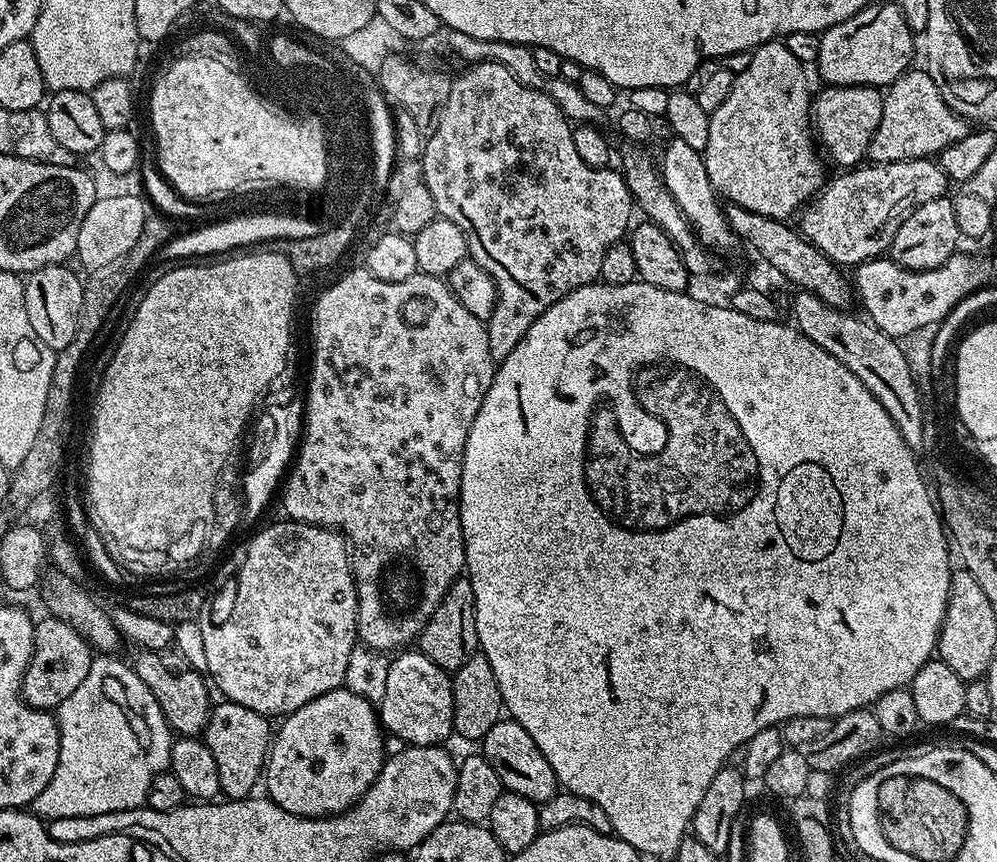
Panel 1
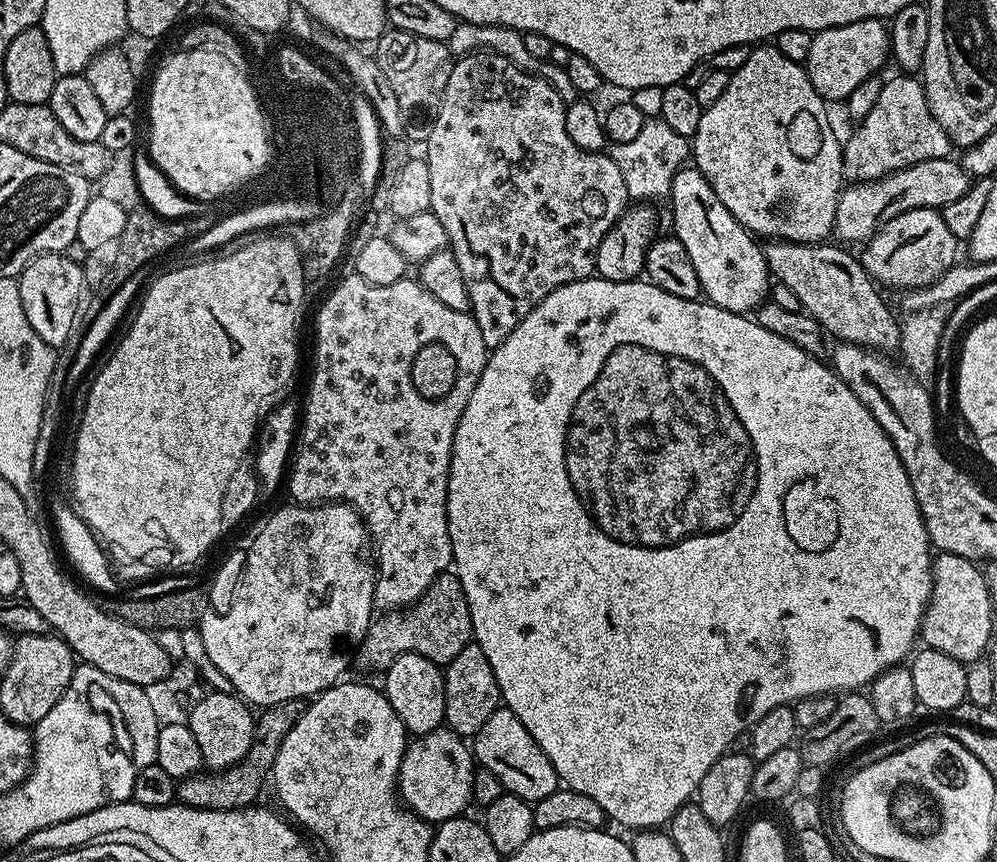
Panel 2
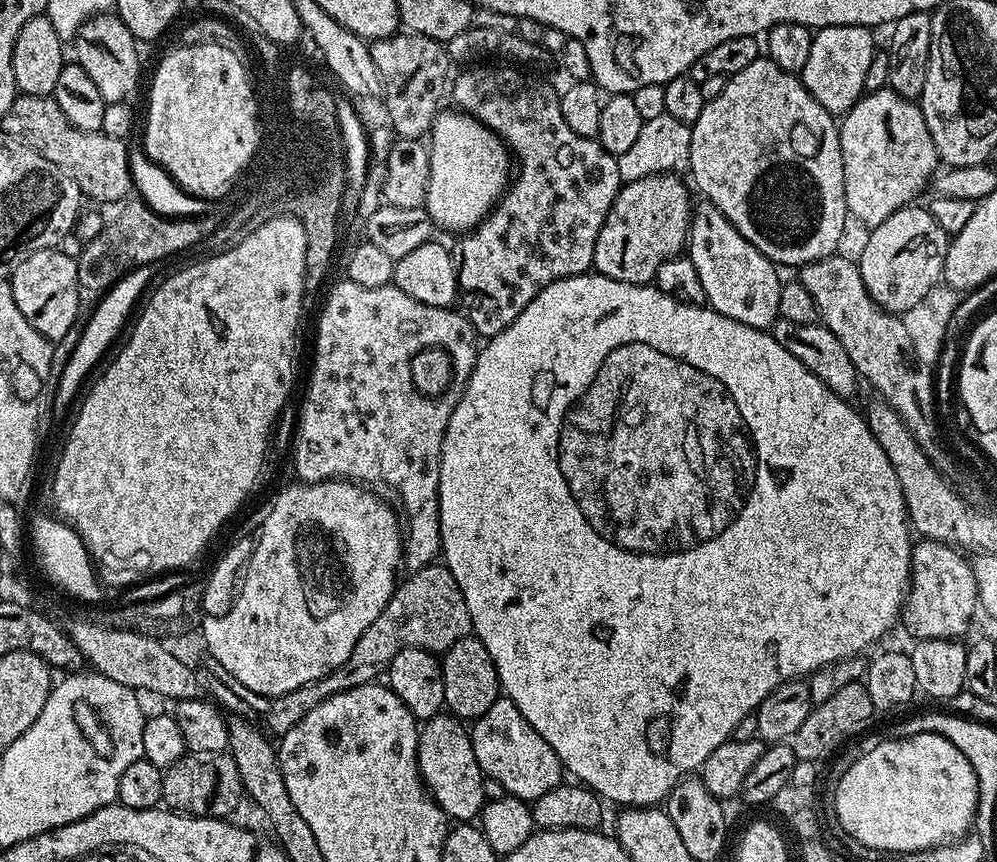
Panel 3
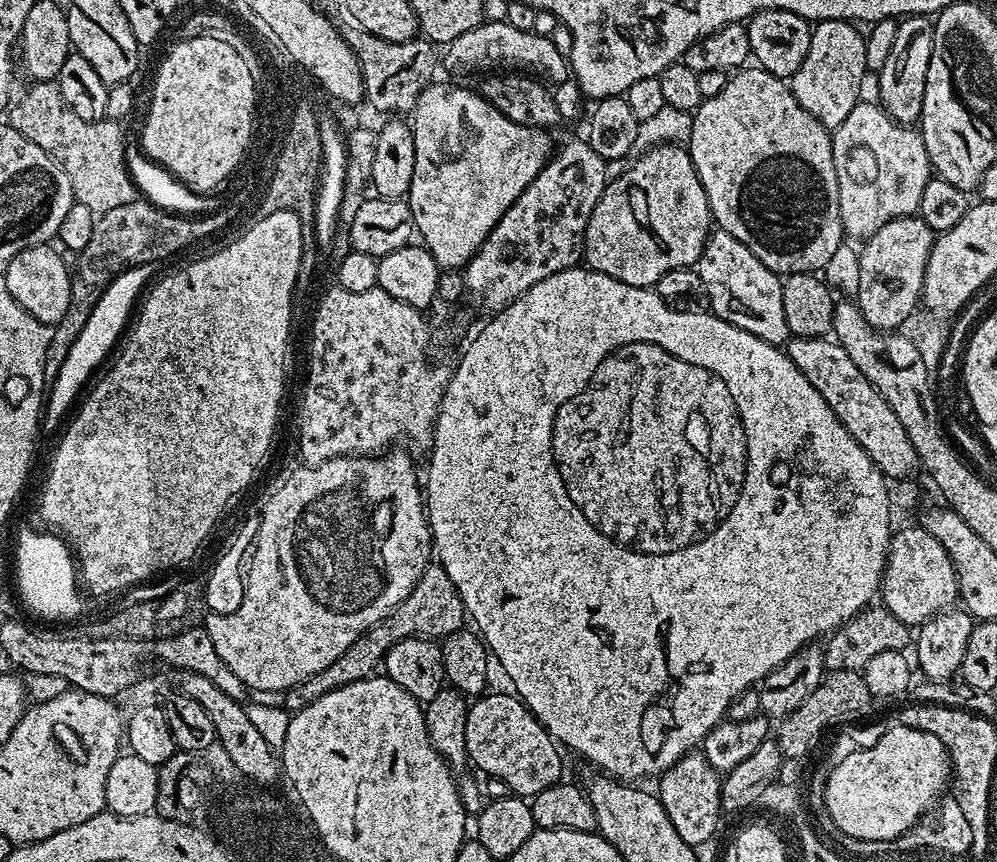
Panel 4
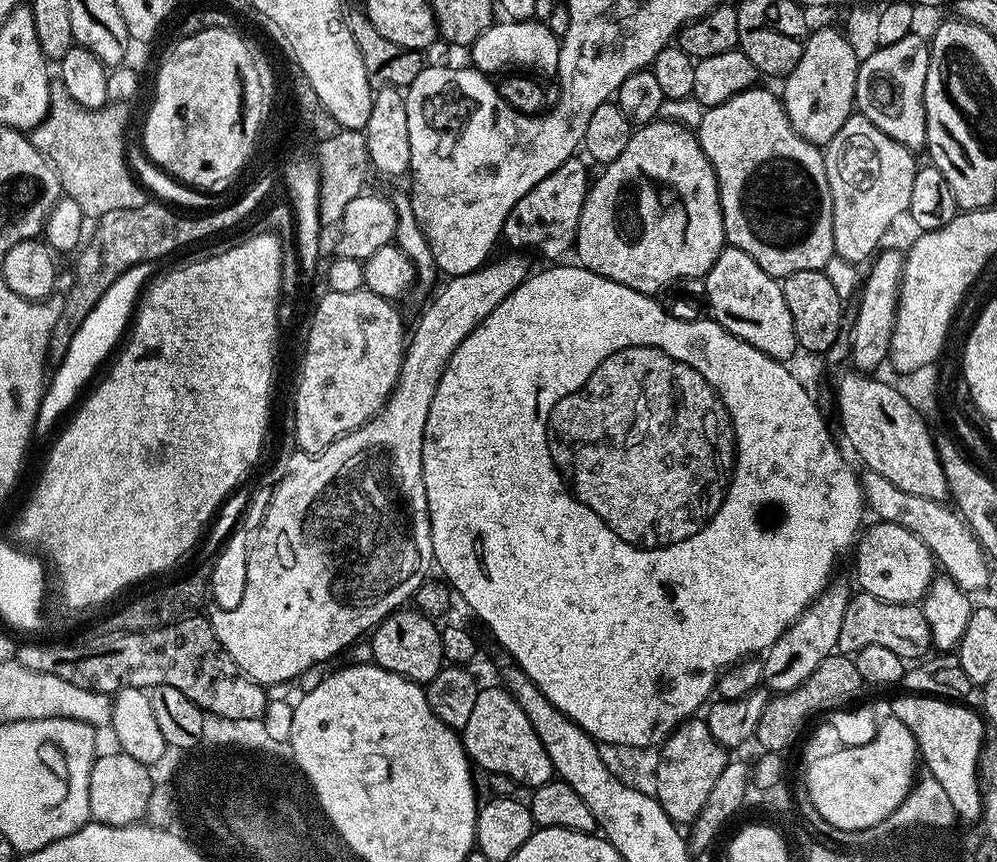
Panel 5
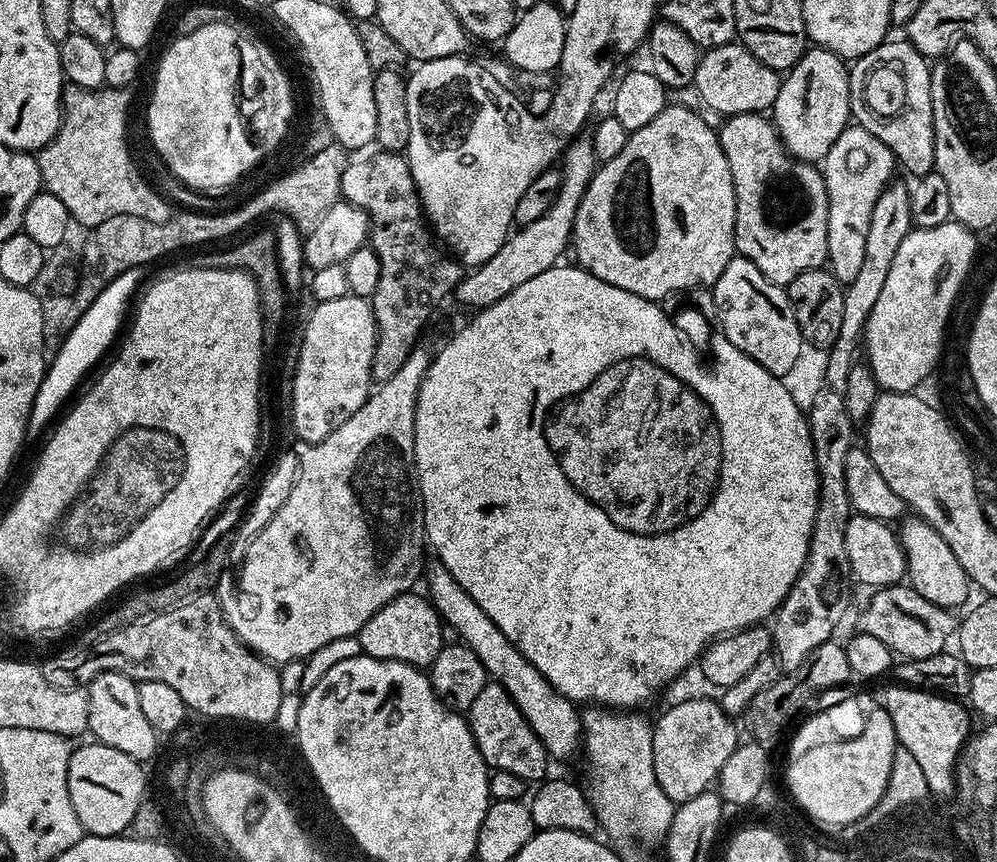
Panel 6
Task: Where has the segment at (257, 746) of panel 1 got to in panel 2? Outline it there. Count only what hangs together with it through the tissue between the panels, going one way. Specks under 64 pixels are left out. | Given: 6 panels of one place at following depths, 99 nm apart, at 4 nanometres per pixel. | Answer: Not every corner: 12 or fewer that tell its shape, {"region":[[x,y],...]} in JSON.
{"region":[[209,691],[187,725],[205,769],[232,768],[252,751],[254,712]]}

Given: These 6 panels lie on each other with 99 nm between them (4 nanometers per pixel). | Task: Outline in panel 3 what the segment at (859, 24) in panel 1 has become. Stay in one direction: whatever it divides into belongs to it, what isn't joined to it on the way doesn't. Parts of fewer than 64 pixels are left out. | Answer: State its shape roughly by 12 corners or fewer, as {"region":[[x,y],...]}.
{"region":[[821,28],[798,75],[843,114],[865,95],[873,29]]}

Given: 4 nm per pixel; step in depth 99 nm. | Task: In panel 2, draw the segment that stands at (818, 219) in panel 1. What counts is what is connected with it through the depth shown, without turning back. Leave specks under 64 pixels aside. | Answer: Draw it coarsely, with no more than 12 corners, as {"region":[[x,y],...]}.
{"region":[[930,158],[840,193],[835,239],[871,240],[890,218],[943,210],[971,186]]}

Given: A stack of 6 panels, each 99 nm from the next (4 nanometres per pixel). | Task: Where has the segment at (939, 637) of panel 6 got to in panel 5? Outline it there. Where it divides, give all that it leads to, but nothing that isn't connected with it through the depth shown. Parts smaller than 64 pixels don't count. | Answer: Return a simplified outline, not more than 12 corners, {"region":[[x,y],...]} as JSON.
{"region":[[848,601],[836,646],[886,646],[905,662],[929,655],[919,605]]}

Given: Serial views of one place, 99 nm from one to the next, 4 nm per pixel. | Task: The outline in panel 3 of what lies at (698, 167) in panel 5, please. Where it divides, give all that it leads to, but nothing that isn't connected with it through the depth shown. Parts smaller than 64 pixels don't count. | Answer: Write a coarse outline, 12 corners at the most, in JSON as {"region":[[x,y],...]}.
{"region":[[671,172],[621,187],[599,275],[655,281],[685,251],[694,200]]}

